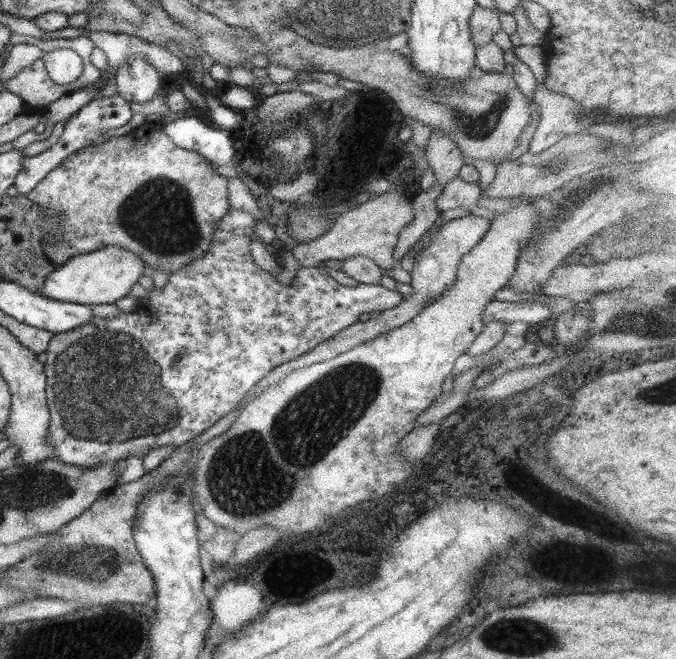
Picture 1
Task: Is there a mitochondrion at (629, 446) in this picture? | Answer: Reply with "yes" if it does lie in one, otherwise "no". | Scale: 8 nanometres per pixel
no

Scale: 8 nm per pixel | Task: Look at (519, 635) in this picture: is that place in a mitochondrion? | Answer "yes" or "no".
yes

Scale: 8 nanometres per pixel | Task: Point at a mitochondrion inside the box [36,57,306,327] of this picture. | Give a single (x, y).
(160, 214)

